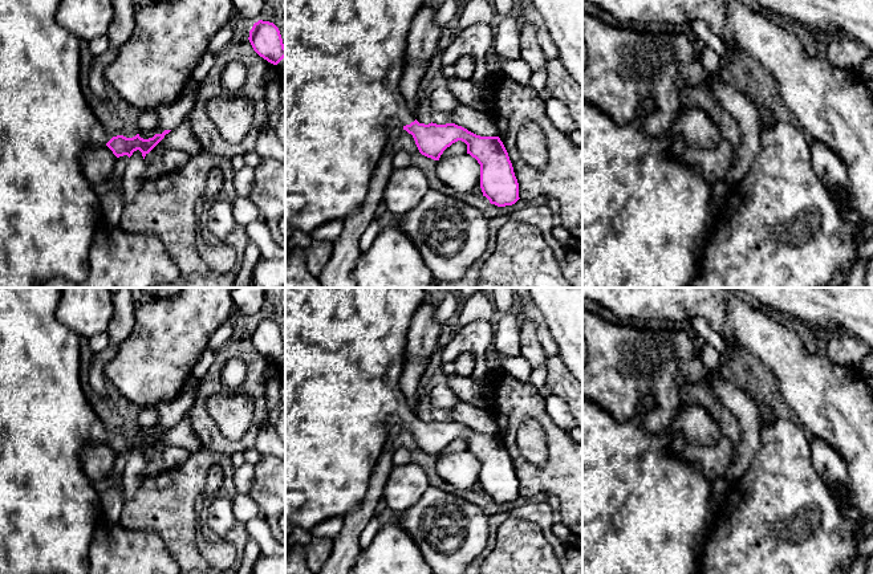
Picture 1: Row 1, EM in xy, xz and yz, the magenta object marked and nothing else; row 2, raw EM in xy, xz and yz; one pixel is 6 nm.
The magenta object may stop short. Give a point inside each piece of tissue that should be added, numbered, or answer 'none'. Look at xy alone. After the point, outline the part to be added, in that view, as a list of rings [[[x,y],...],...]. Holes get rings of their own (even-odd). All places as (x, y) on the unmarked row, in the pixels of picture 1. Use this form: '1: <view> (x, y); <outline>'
1: xy (49, 509); [[[0,288],[0,574],[88,574],[89,549],[101,516],[100,494],[82,471],[81,453],[111,433],[88,402],[80,379],[80,337],[57,317],[61,288]]]

